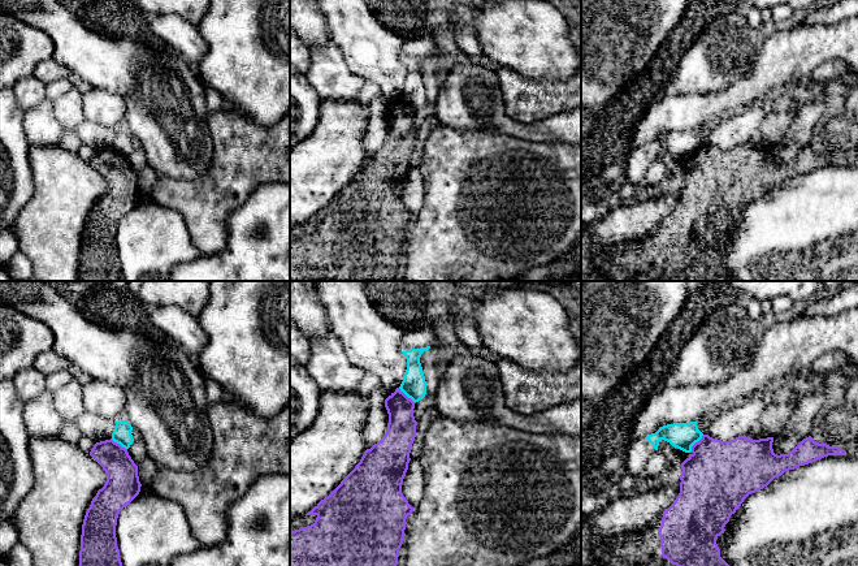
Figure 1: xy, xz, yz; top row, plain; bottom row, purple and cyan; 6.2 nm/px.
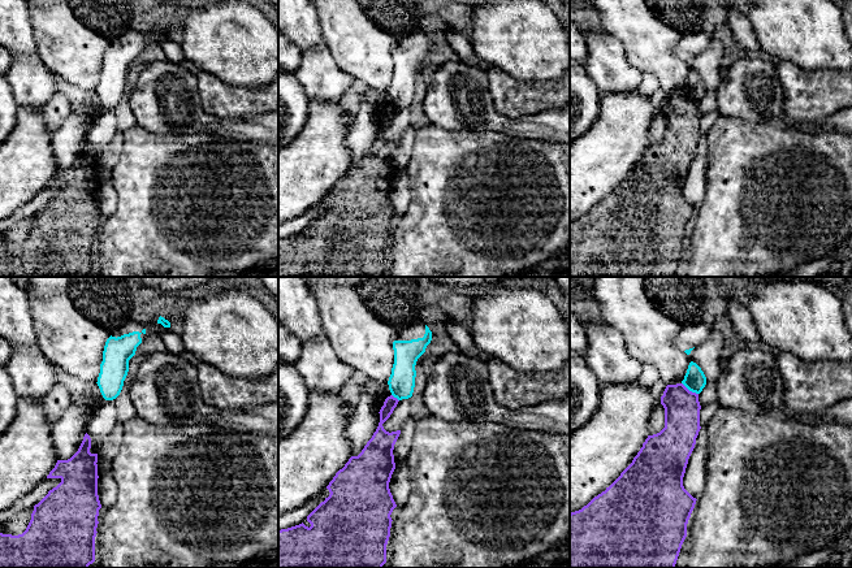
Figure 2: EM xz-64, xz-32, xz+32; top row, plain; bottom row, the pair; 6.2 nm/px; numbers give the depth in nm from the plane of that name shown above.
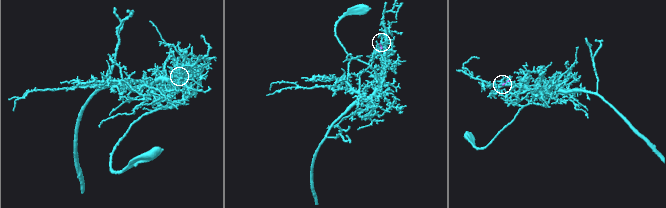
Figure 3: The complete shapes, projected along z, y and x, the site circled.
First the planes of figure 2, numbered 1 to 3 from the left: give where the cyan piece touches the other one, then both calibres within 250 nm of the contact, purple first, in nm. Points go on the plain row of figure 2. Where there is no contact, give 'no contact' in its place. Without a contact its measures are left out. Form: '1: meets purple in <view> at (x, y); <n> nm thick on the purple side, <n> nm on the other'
1: no contact
2: meets purple in xz-32 at (396, 107); 90 nm thick on the purple side, 160 nm on the other
3: meets purple in xz+32 at (688, 99); 220 nm thick on the purple side, 140 nm on the other

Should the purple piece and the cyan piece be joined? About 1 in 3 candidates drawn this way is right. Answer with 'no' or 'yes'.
no

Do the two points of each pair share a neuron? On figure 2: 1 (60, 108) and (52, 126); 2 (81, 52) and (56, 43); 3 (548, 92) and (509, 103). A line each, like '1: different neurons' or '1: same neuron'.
1: same neuron
2: same neuron
3: same neuron

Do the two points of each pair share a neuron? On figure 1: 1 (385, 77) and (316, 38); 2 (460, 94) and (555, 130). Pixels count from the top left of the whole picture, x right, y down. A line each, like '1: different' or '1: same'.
1: different
2: same

